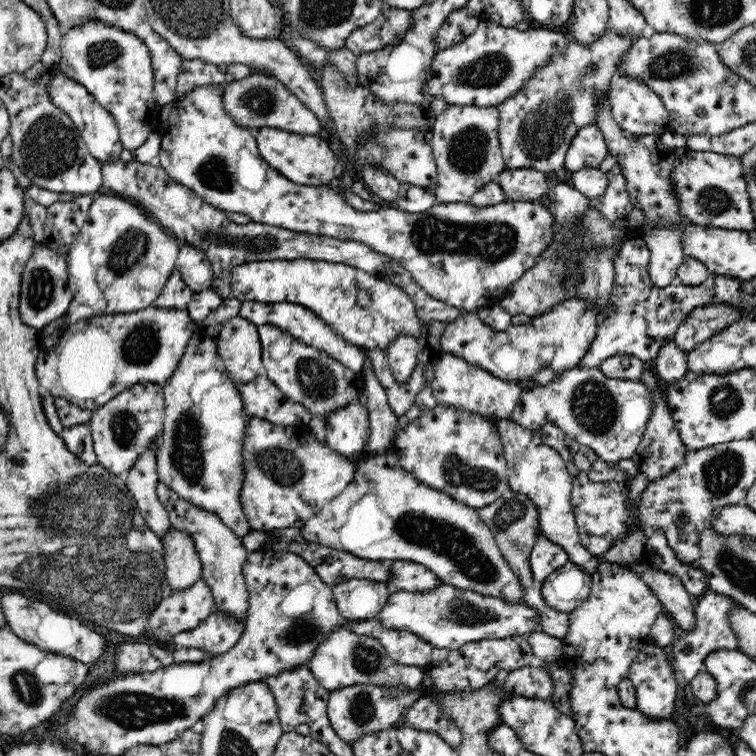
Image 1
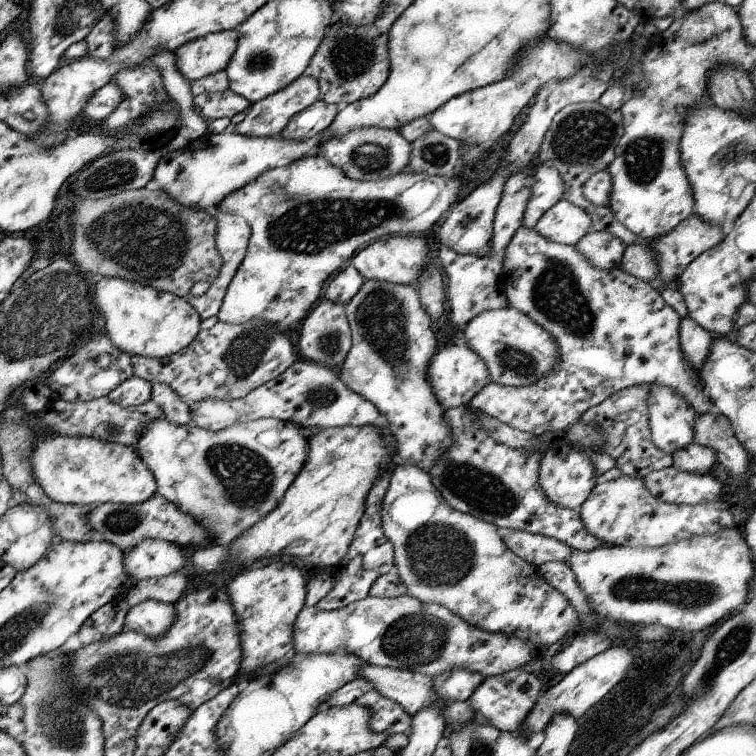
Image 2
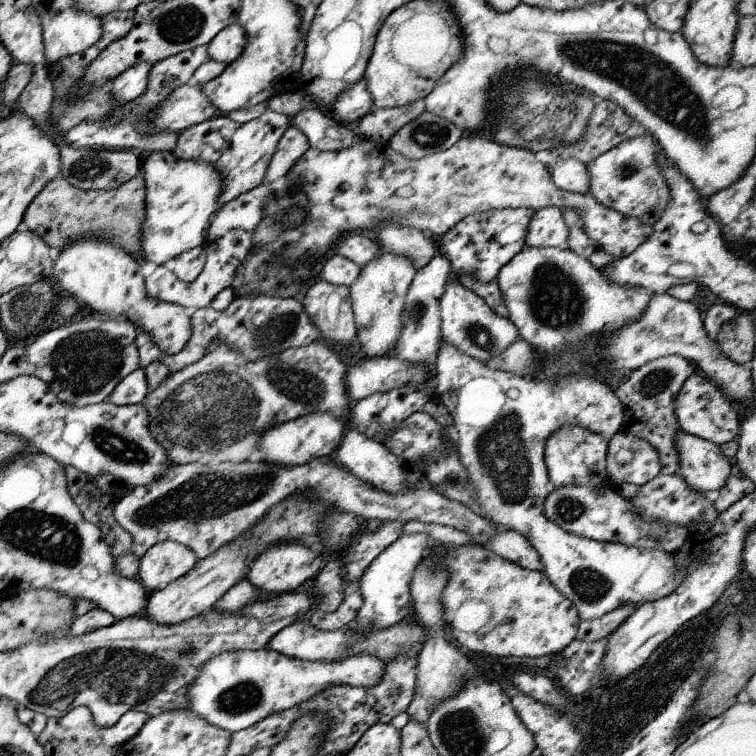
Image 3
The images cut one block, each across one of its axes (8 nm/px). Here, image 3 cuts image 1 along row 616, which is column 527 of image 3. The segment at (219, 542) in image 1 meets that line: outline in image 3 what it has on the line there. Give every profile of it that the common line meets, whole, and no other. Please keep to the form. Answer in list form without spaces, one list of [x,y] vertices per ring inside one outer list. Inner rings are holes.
[[[555,207],[541,208],[529,218],[525,247],[561,247],[567,240],[567,226],[562,212]]]

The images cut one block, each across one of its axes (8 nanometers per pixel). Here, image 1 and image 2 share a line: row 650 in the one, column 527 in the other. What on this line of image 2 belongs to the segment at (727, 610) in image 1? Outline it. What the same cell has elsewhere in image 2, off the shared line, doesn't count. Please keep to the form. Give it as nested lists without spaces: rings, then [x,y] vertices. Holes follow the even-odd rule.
[[[518,668],[497,676],[484,677],[469,695],[467,701],[475,714],[493,728],[501,732],[520,734],[520,728],[527,712],[542,691],[542,685],[535,670]]]

